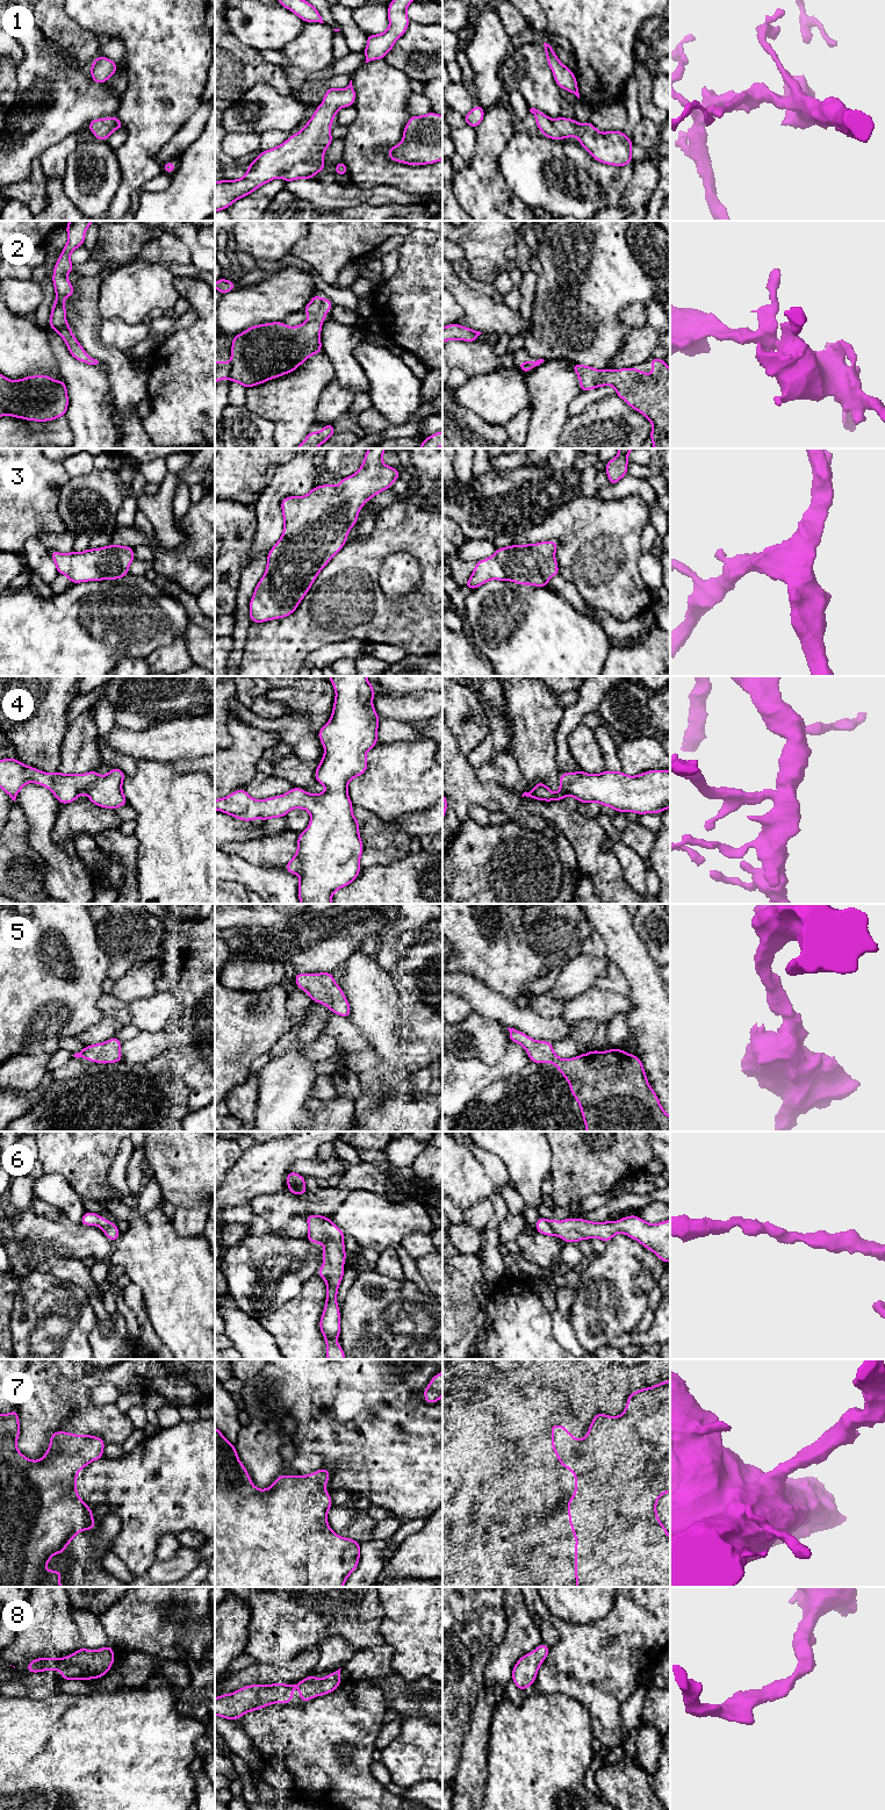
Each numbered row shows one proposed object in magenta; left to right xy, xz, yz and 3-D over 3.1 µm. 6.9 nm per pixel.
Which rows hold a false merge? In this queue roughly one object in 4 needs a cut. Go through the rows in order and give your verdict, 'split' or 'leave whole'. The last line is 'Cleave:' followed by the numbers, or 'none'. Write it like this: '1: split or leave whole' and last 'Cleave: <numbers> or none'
1: leave whole
2: leave whole
3: leave whole
4: leave whole
5: leave whole
6: leave whole
7: leave whole
8: leave whole
Cleave: none

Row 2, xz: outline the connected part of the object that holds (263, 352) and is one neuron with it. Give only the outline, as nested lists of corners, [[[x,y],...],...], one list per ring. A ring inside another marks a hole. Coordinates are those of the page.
[[[315,294],[303,308],[309,316],[307,322],[297,326],[287,326],[283,322],[258,324],[232,337],[231,362],[215,361],[215,383],[226,378],[247,389],[296,371],[309,357],[322,351],[322,324],[326,318],[326,311],[332,308],[333,303],[328,297],[322,299]]]

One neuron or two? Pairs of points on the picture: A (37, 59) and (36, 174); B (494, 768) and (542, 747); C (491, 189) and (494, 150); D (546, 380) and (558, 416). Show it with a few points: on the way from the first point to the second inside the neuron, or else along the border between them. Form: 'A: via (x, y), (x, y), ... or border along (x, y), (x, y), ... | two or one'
A: border along (38, 157), (31, 165), (30, 176), (20, 181) | two
B: border along (510, 751), (527, 783) | two
C: via (491, 180), (491, 159) | one
D: via (551, 389), (551, 407) | one

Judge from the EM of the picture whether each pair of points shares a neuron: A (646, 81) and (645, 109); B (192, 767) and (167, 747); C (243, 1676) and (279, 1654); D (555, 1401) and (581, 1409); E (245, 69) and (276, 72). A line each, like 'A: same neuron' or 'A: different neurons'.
A: same neuron
B: different neurons
C: different neurons
D: different neurons
E: same neuron

